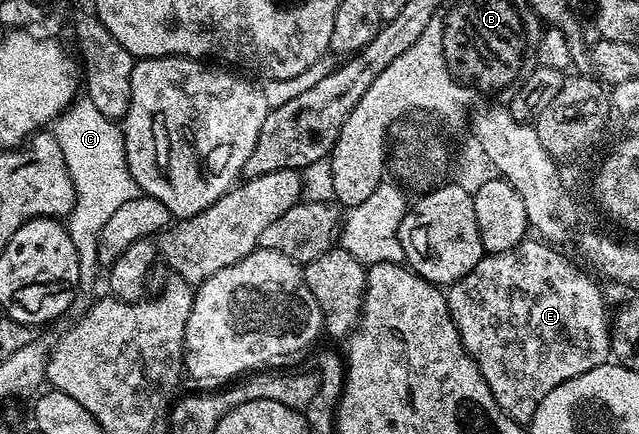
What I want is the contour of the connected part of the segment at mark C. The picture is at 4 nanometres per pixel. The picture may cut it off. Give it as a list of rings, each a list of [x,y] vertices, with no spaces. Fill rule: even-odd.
[[[76,100],[53,122],[53,132],[59,141],[61,155],[65,155],[65,167],[75,188],[75,206],[65,224],[71,233],[73,247],[77,247],[80,278],[87,279],[97,272],[97,247],[102,228],[121,203],[136,197],[135,180],[125,159],[120,122],[101,115],[91,101]]]

